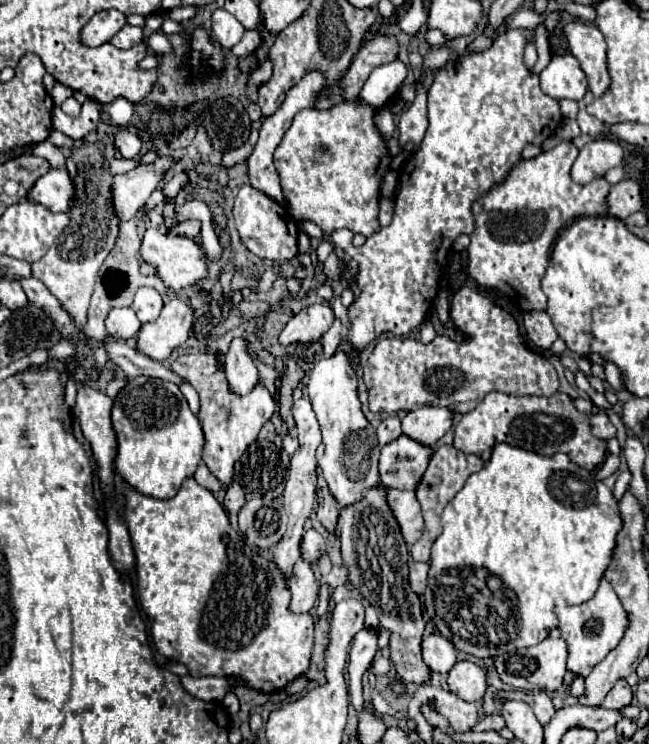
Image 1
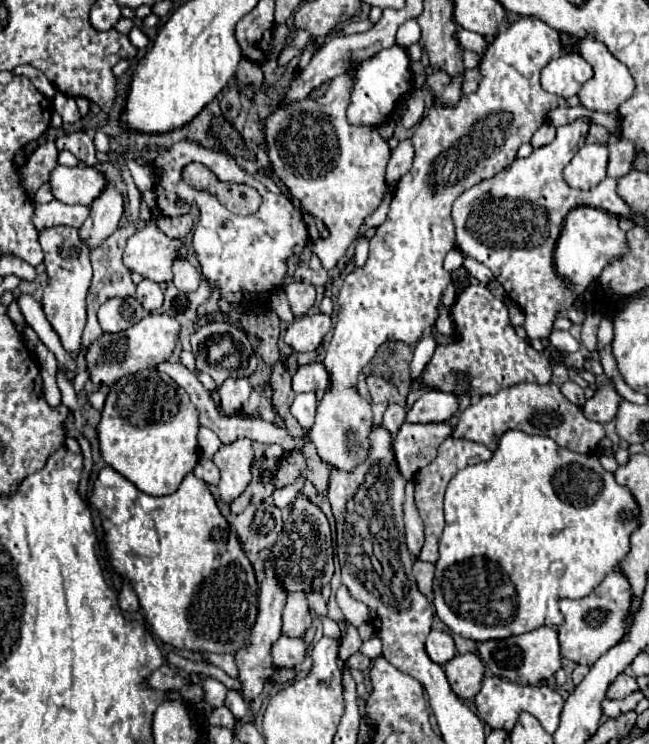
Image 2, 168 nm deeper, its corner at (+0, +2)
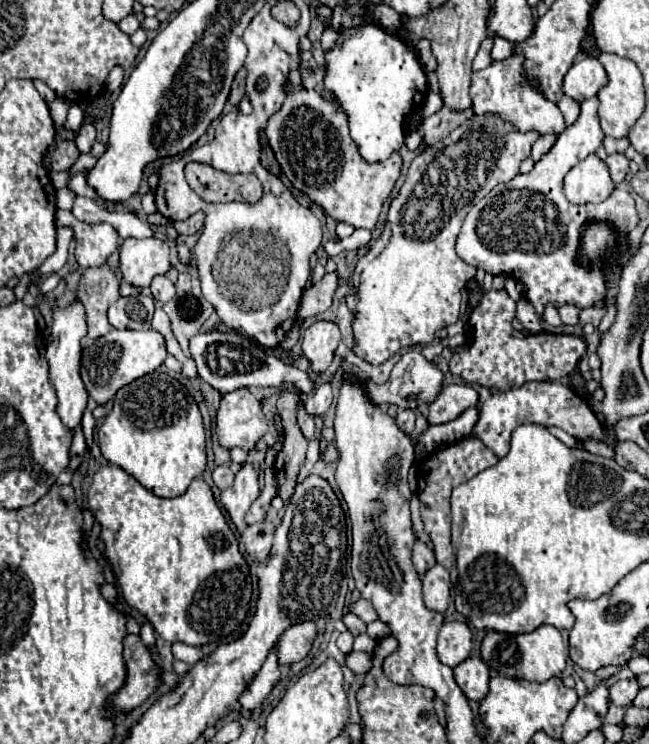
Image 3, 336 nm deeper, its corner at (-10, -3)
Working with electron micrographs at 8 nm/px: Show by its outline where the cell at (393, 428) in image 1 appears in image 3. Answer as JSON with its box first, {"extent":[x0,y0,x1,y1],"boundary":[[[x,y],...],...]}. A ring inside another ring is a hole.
{"extent":[395,408,415,434],"boundary":[[[407,408],[399,410],[395,422],[397,422],[397,426],[399,426],[405,434],[411,434],[413,428],[415,428],[415,414],[413,414],[413,410],[407,410]]]}

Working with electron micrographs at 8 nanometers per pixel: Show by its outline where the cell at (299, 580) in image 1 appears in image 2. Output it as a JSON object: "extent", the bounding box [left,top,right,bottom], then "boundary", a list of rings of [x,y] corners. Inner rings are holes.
{"extent":[281,593,311,637],"boundary":[[[291,593],[287,597],[287,603],[283,609],[281,633],[287,637],[303,637],[309,627],[311,627],[311,613],[307,607],[307,595],[305,593]]]}

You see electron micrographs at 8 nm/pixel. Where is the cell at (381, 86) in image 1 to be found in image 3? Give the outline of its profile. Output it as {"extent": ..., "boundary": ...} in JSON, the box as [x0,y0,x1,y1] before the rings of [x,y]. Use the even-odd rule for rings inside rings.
{"extent":[325,24,427,162],"boundary":[[[363,24],[341,32],[337,46],[325,54],[325,68],[325,88],[331,90],[337,102],[343,106],[343,110],[347,110],[351,138],[357,142],[361,156],[367,162],[379,162],[383,158],[389,158],[393,150],[399,150],[405,140],[403,118],[427,96],[425,70],[419,64],[415,50],[409,44],[401,42],[397,34],[391,34],[375,24]]]}

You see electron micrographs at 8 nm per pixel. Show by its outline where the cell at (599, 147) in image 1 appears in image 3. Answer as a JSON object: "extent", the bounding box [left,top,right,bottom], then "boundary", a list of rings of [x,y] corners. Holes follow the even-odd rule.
{"extent":[565,154,613,204],"boundary":[[[589,154],[565,176],[565,196],[575,204],[603,202],[613,190],[609,168],[597,154]]]}

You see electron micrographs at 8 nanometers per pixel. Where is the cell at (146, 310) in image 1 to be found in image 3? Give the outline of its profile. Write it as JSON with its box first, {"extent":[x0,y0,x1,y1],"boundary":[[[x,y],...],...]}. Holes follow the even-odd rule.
{"extent":[151,276,175,304],"boundary":[[[159,276],[159,278],[153,278],[151,292],[153,292],[157,302],[165,304],[165,302],[169,302],[175,296],[175,286],[171,284],[171,280],[167,276]]]}

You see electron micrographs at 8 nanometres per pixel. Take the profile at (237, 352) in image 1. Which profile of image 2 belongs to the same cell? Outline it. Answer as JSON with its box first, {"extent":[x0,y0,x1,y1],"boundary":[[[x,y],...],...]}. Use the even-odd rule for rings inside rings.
{"extent":[219,379,251,417],"boundary":[[[227,379],[221,387],[219,387],[219,395],[221,395],[221,409],[227,417],[237,415],[243,405],[247,403],[251,393],[251,385],[249,379]]]}

